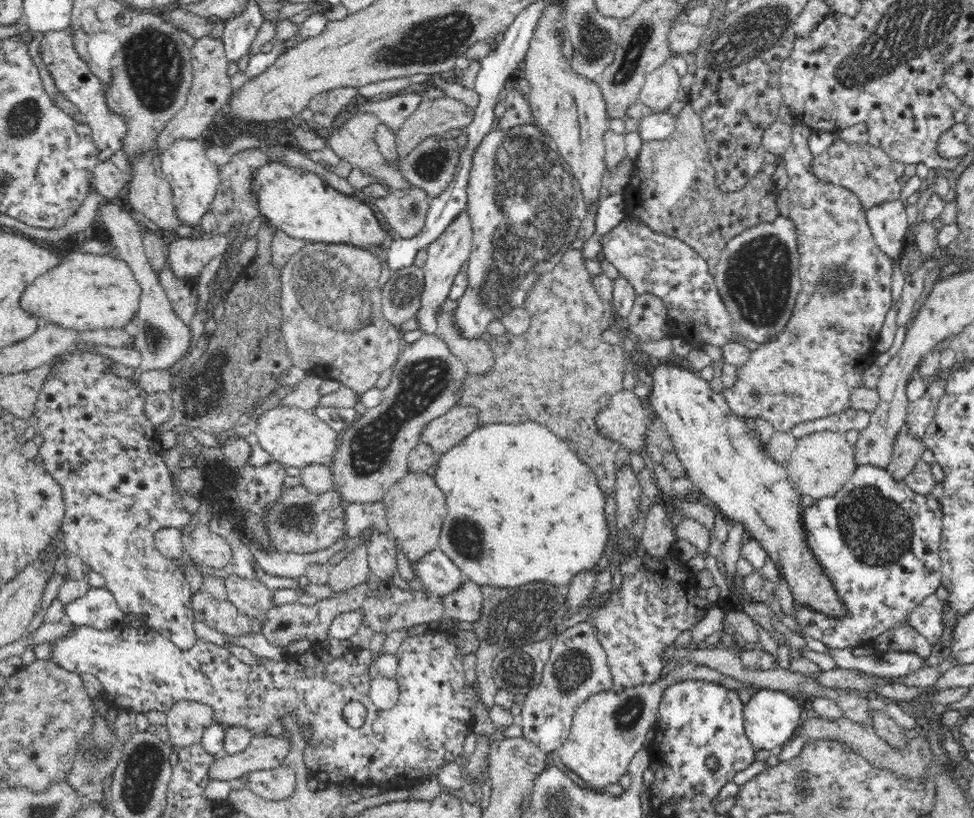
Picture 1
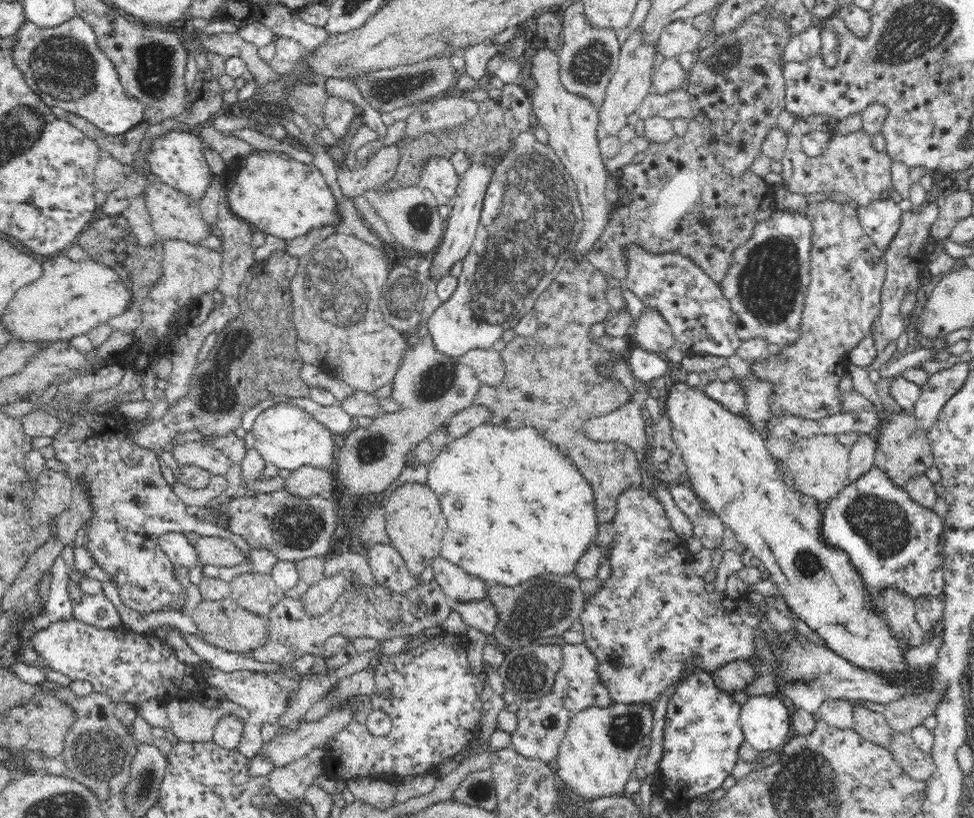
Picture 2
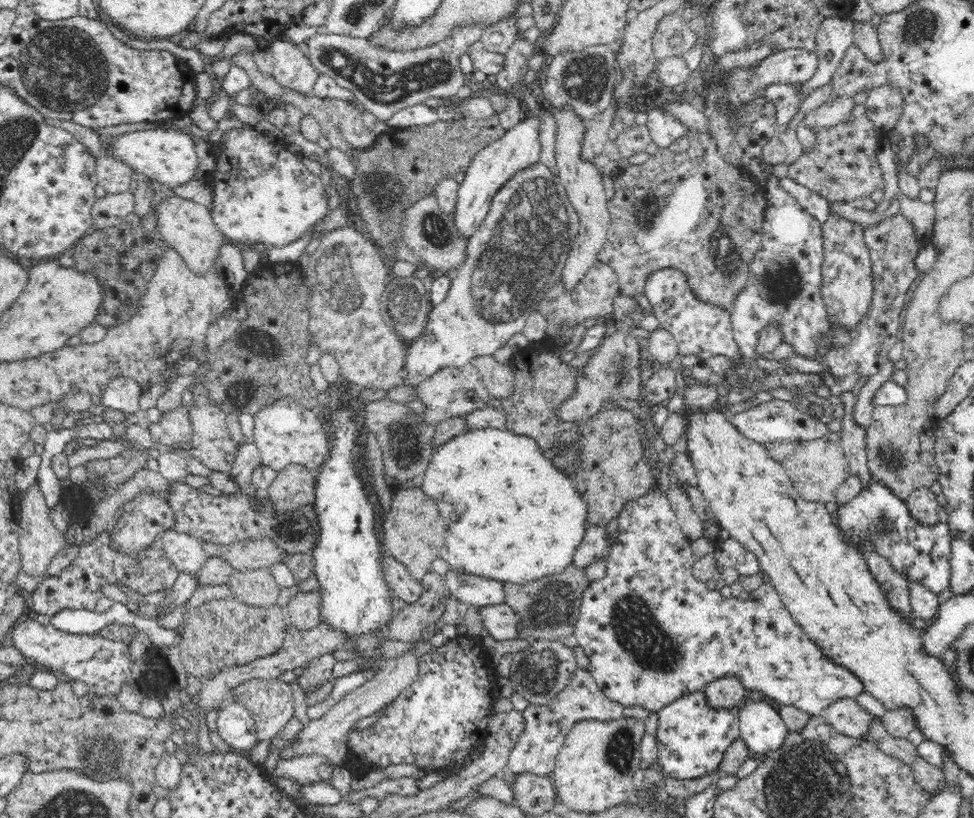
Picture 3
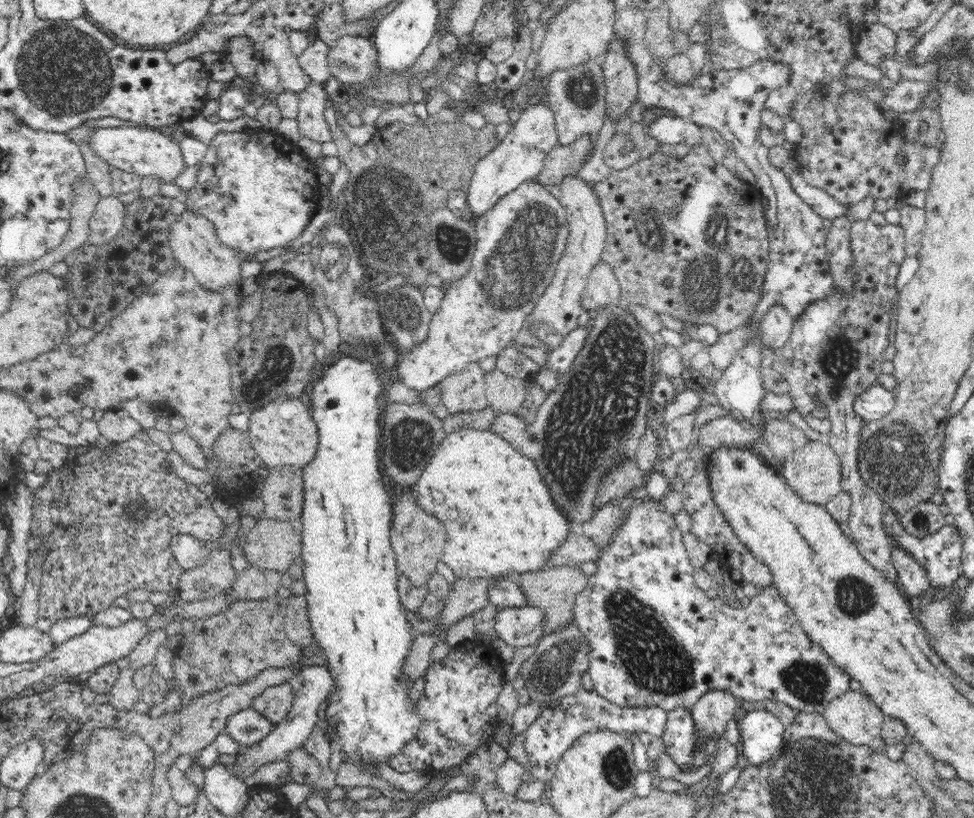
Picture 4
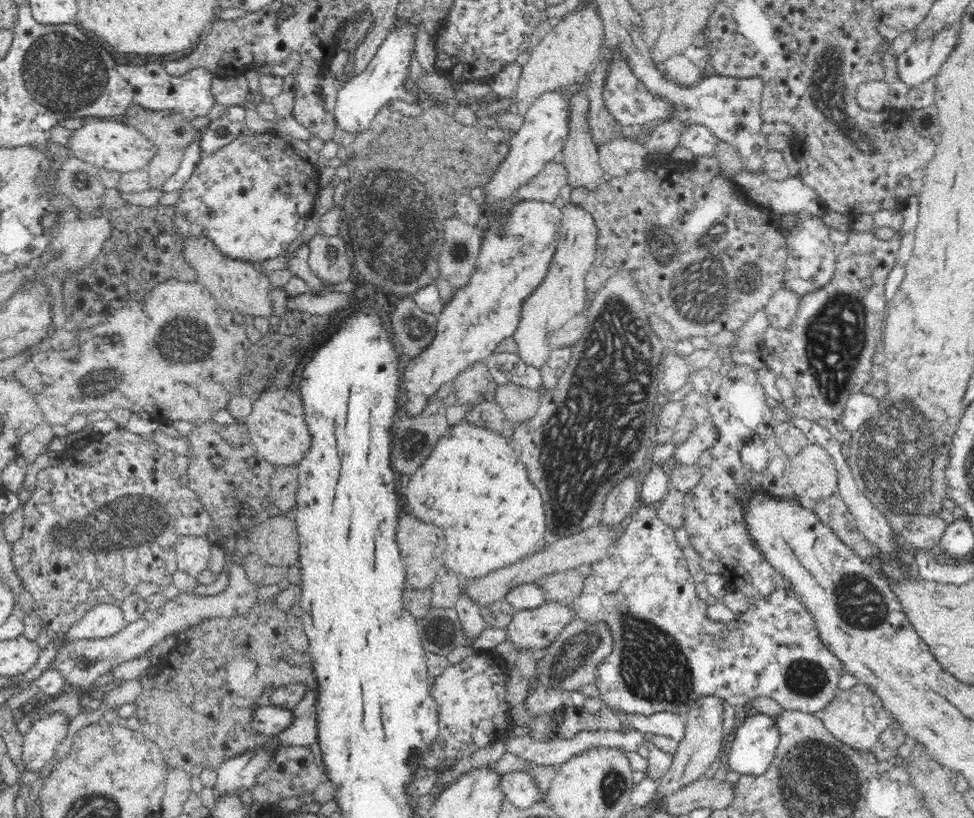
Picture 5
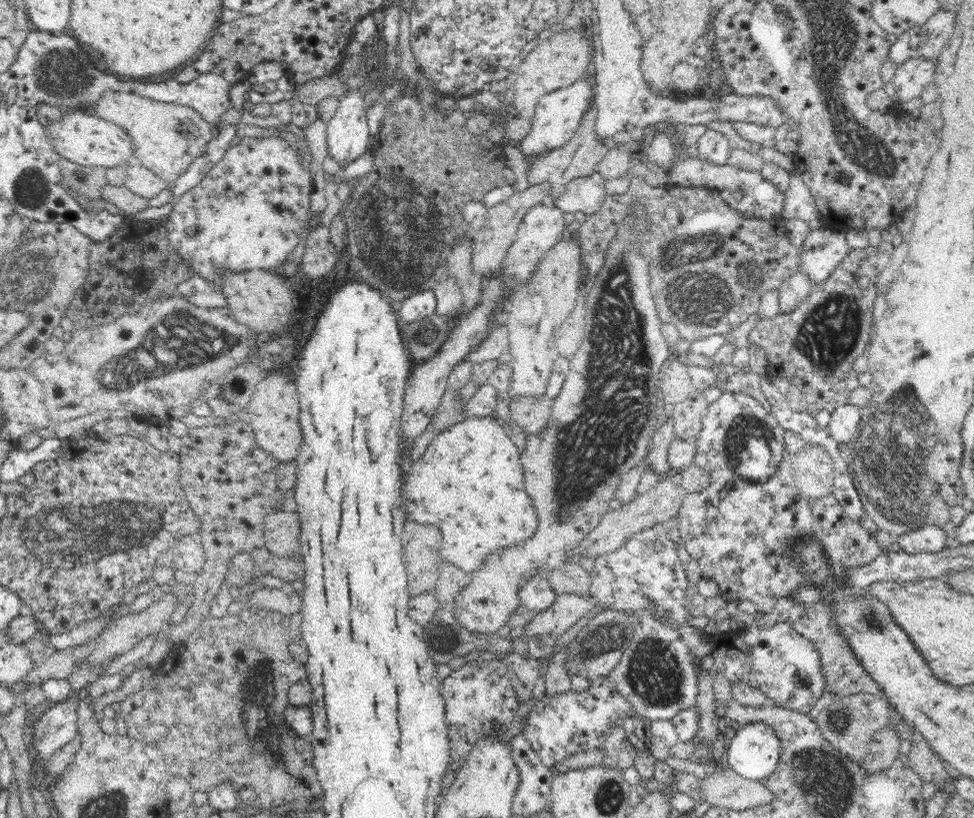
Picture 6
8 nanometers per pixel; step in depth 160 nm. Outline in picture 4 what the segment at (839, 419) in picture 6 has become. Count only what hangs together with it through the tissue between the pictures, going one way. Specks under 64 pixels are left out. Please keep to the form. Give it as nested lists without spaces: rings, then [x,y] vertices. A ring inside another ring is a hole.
[[[874,384],[858,398],[858,403],[854,404],[854,413],[861,418],[862,422],[878,420],[888,415],[894,405],[894,393],[886,390],[881,385]]]

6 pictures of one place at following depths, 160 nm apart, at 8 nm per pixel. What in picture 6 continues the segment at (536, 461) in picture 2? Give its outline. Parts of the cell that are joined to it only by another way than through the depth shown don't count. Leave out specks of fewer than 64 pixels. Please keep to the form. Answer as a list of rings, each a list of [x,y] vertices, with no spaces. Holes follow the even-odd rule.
[[[490,416],[466,418],[440,432],[402,484],[404,508],[416,522],[442,528],[442,558],[474,572],[488,554],[534,534],[536,512],[524,492],[520,452]]]

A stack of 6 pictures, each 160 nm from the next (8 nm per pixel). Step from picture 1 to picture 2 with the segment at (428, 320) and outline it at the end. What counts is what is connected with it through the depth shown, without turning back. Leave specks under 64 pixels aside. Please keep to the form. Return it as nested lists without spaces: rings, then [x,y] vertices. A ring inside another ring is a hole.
[[[510,143],[510,146],[506,149],[499,149],[494,153],[484,154],[480,158],[475,159],[466,172],[460,176],[455,200],[448,208],[449,215],[446,218],[445,235],[437,248],[436,256],[433,256],[430,260],[431,268],[429,273],[436,282],[446,276],[446,273],[455,262],[463,260],[469,254],[470,247],[477,235],[486,194],[488,194],[490,182],[494,178],[493,170],[502,162],[504,156],[508,156],[508,152],[512,152],[512,149],[513,144]]]

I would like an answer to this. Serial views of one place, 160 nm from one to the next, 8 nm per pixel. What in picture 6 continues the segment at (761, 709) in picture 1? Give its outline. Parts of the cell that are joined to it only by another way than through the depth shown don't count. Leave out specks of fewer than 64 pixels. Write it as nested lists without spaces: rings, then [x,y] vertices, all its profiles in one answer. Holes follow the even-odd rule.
[[[762,721],[735,727],[725,748],[729,768],[750,780],[768,778],[778,766],[781,743],[773,728]]]

